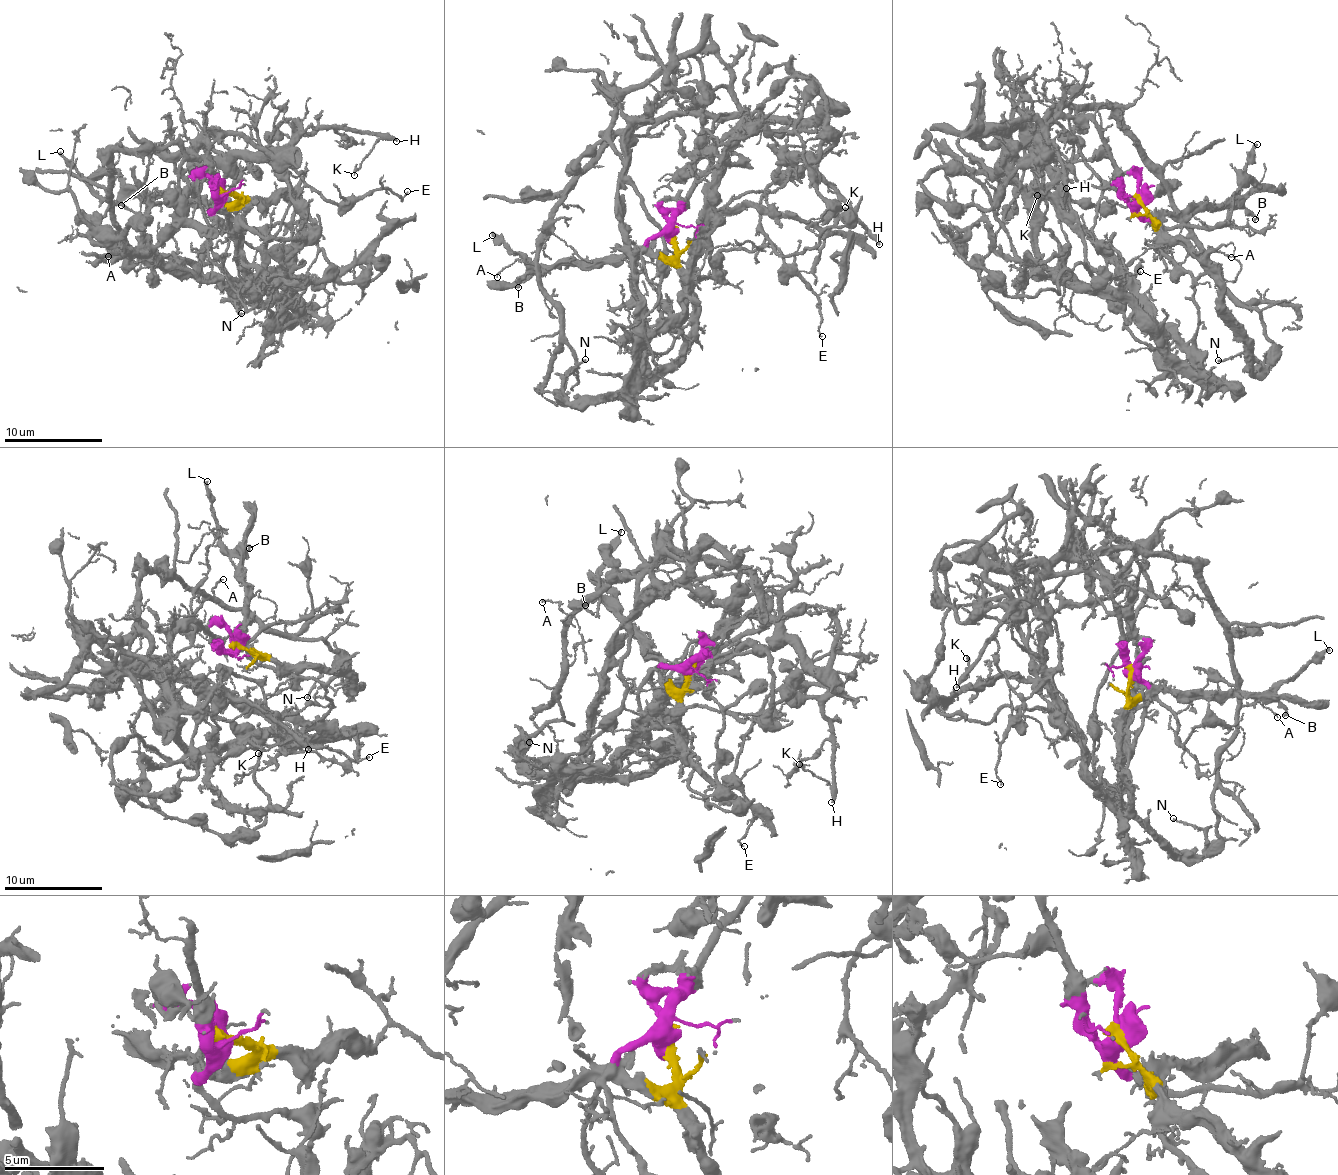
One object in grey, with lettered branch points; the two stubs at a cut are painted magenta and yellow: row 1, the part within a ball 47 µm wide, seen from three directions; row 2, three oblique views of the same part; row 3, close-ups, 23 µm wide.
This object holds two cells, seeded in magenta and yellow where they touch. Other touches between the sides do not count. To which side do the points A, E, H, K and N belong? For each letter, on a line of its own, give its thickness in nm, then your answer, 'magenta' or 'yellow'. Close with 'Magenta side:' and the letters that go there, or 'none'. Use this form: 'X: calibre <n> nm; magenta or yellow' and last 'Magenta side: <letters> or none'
A: calibre 120 nm; magenta
E: calibre 110 nm; magenta
H: calibre 320 nm; magenta
K: calibre 200 nm; magenta
N: calibre 140 nm; yellow
Magenta side: A, E, H, K

